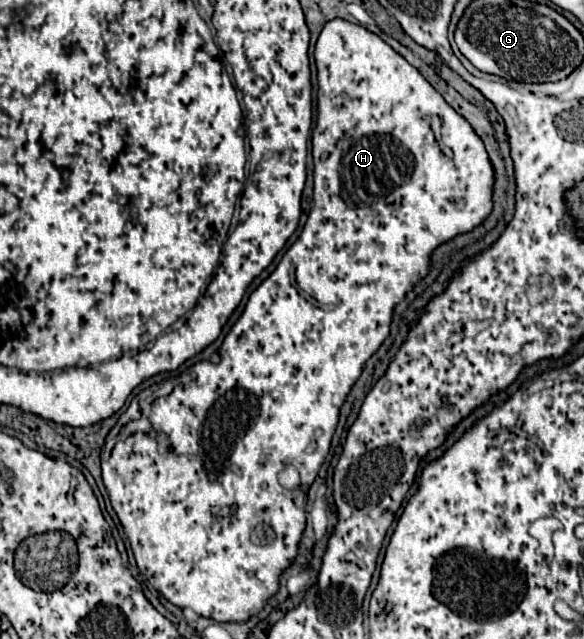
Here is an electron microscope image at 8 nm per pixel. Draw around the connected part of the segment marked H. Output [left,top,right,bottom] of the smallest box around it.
[102,19,494,623]

